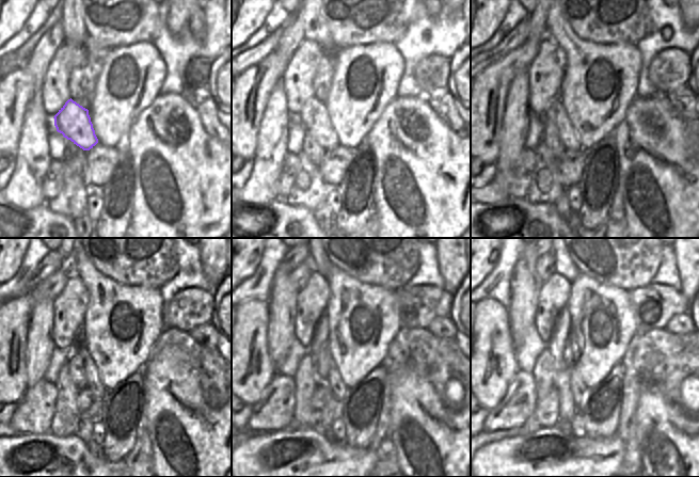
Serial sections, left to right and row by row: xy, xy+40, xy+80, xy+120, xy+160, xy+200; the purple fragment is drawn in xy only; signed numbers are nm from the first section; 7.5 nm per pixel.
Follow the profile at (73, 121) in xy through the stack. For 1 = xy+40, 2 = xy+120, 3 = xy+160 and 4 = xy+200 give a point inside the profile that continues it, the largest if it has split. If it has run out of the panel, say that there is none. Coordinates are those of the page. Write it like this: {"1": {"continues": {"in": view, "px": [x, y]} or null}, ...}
{"1": {"continues": {"in": "xy+40", "px": [314, 116]}}, "2": {"continues": {"in": "xy+120", "px": [93, 377]}}, "3": {"continues": {"in": "xy+160", "px": [338, 388]}}, "4": {"continues": {"in": "xy+200", "px": [578, 388]}}}

